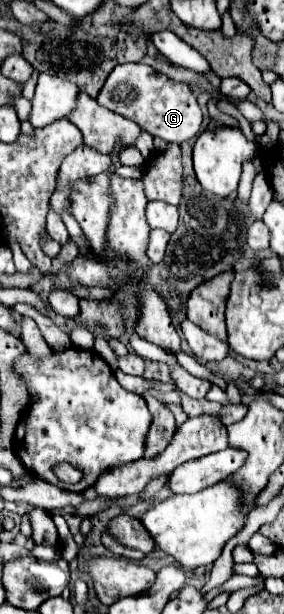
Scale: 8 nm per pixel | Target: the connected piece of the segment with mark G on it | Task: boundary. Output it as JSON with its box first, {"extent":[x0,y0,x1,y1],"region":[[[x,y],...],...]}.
{"extent":[98,62,202,142],"region":[[[142,62],[138,64],[118,64],[104,88],[98,94],[98,104],[106,106],[108,110],[134,120],[138,126],[148,130],[152,136],[160,136],[166,142],[178,142],[190,140],[198,134],[202,124],[202,110],[190,90],[188,84],[174,82],[168,76],[156,72],[152,66],[146,66]]]}

